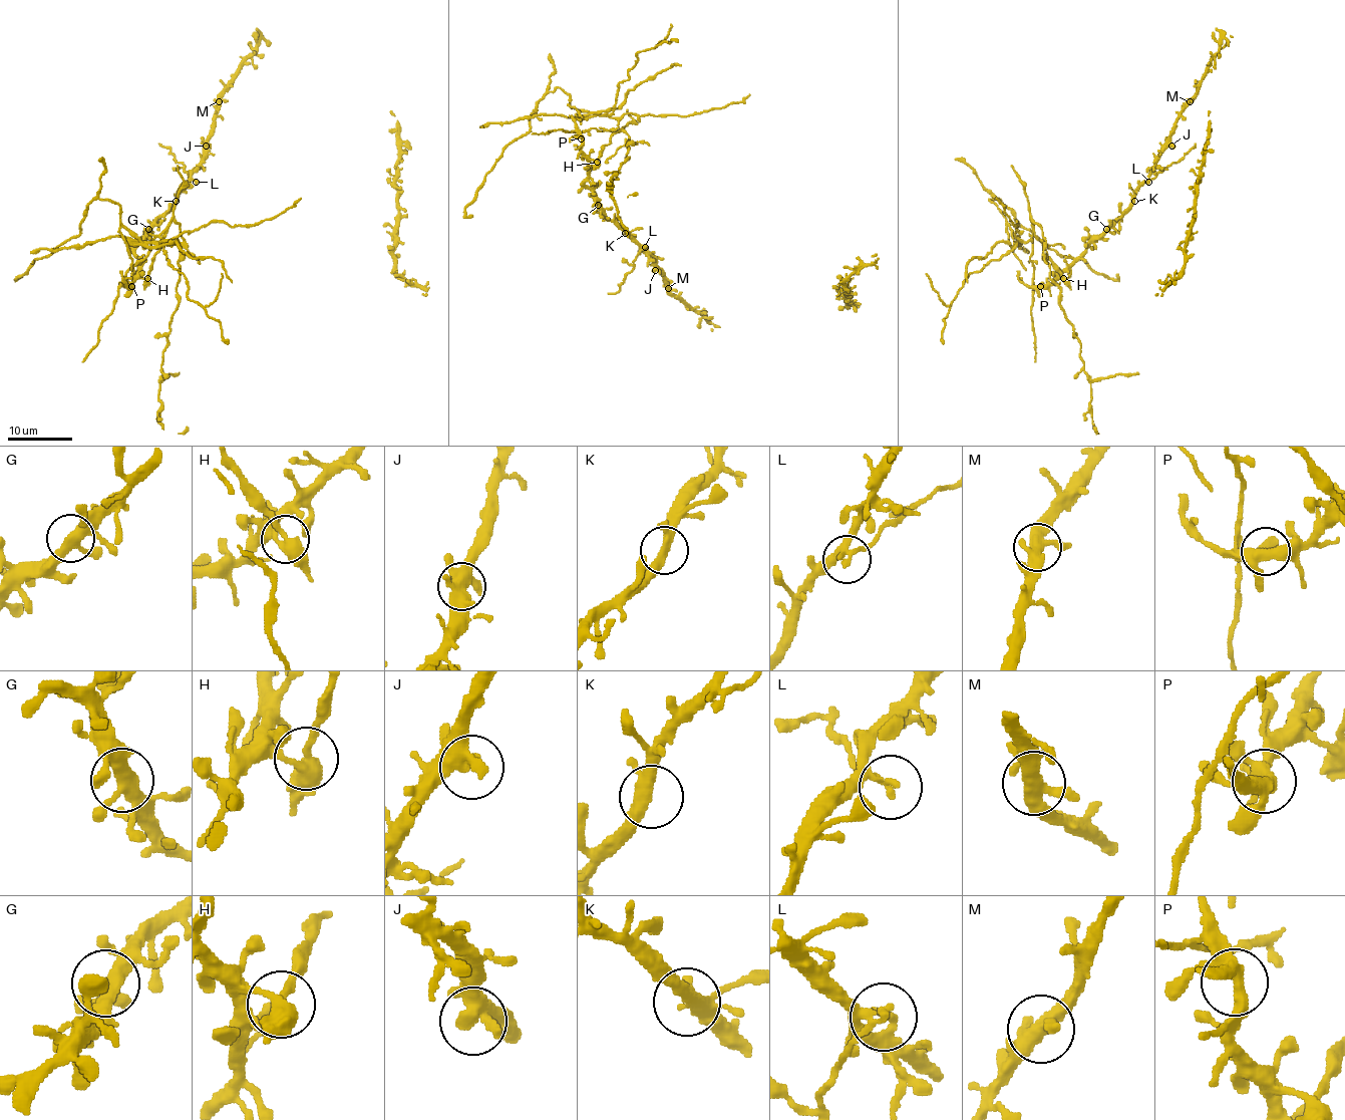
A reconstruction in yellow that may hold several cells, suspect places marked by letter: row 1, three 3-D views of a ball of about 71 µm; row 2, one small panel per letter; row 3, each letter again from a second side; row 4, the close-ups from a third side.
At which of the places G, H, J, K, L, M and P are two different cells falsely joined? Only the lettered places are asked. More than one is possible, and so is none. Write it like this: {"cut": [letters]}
{"cut": ["H", "L"]}

